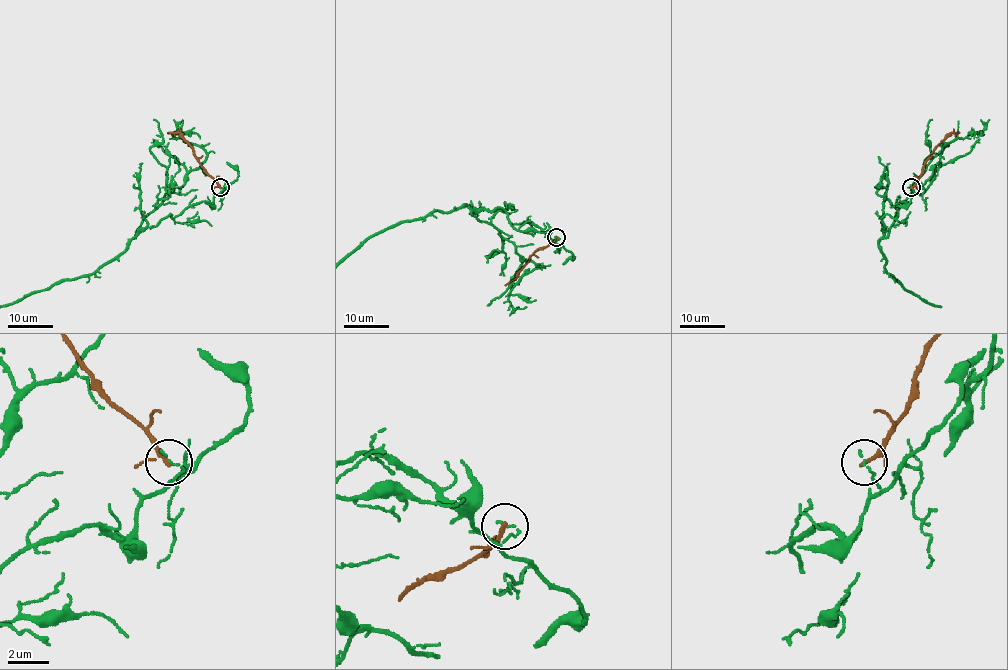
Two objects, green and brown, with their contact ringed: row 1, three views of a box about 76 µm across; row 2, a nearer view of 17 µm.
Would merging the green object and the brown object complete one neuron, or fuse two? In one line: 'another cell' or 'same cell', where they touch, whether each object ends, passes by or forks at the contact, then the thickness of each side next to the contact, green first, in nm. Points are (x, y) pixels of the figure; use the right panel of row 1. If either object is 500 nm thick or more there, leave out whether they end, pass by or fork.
another cell; place (911, 187); green ends; brown passes by; calibres 110 and 150 nm

